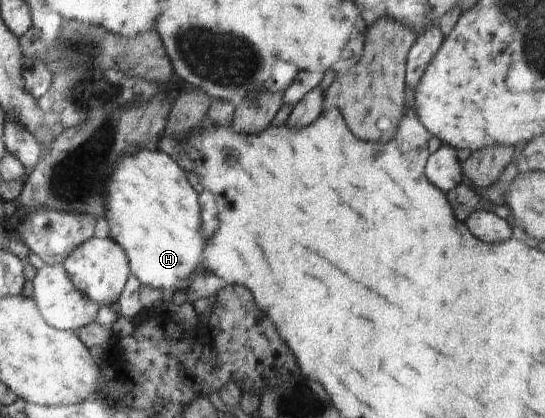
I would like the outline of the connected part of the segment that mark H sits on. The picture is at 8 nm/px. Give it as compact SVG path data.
M140 149L133 155L122 155L116 159L114 166L110 169L110 178L106 185L106 196L105 196L105 216L104 220L108 222L110 238L114 239L126 253L129 269L131 274L134 275L141 284L151 286L152 288L158 288L158 290L177 290L182 284L181 280L190 278L193 270L205 260L205 246L206 239L201 235L201 212L198 204L198 197L194 189L192 188L191 182L186 177L186 171L180 166L171 156L168 156L165 152L159 149L153 151L148 149Z

